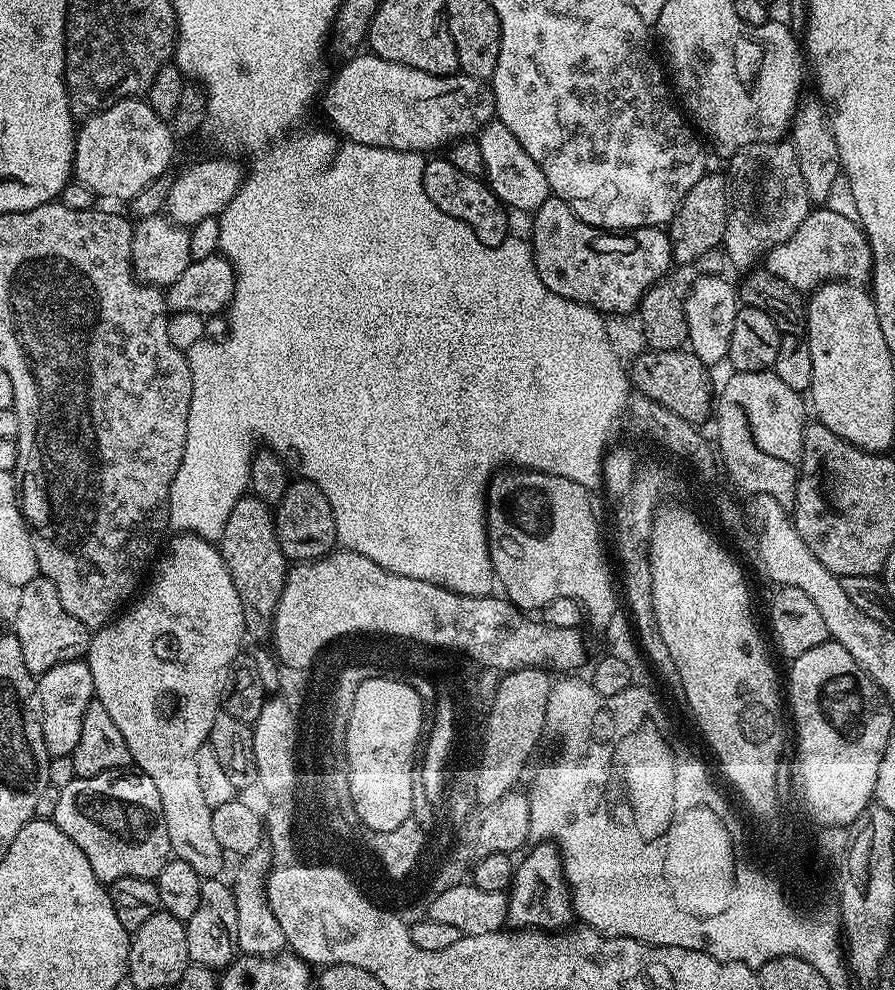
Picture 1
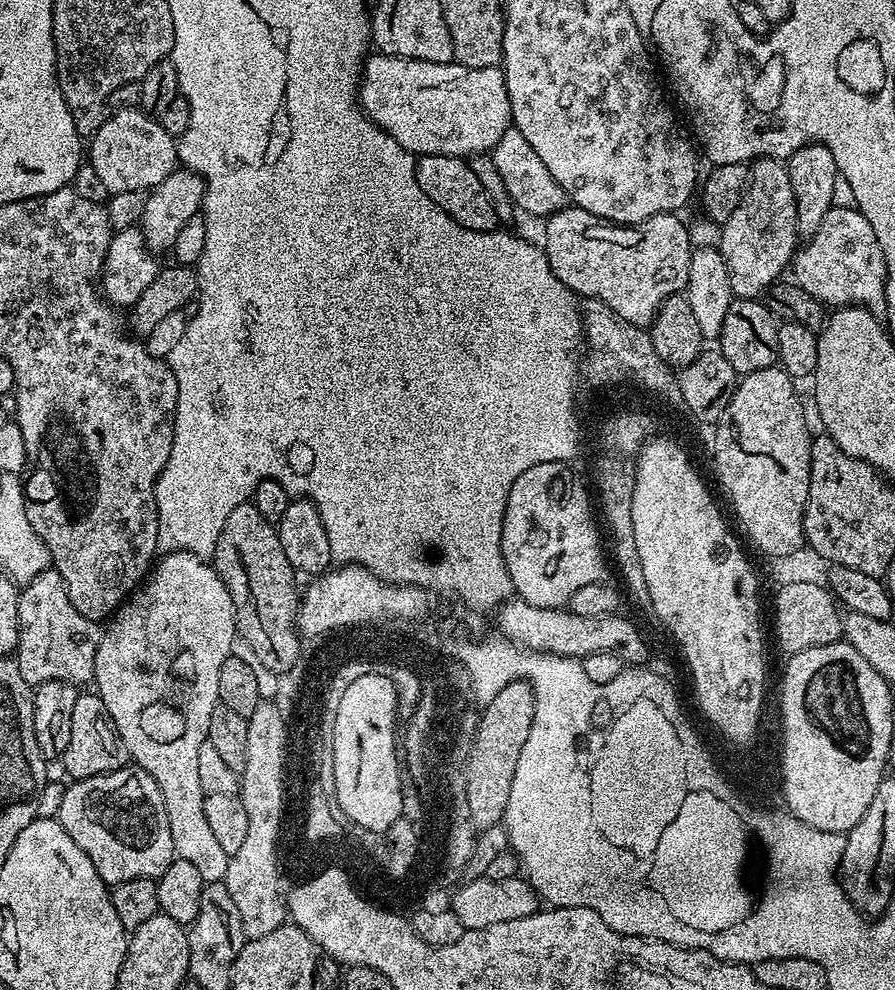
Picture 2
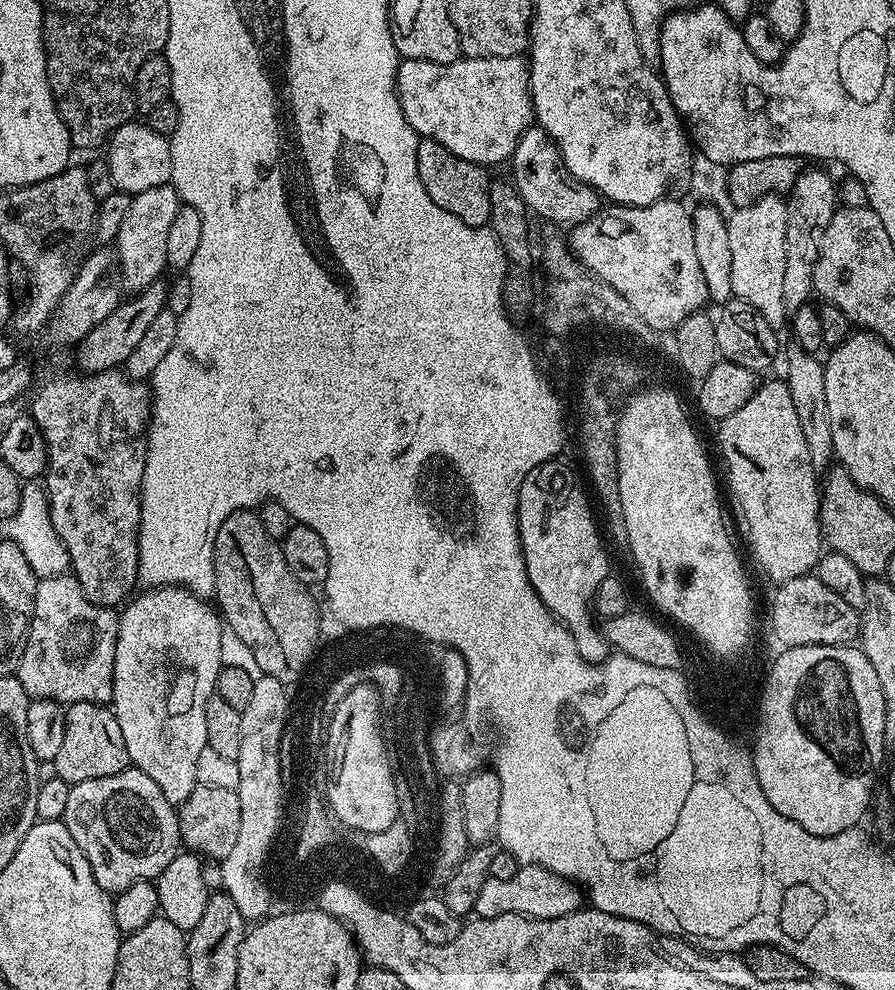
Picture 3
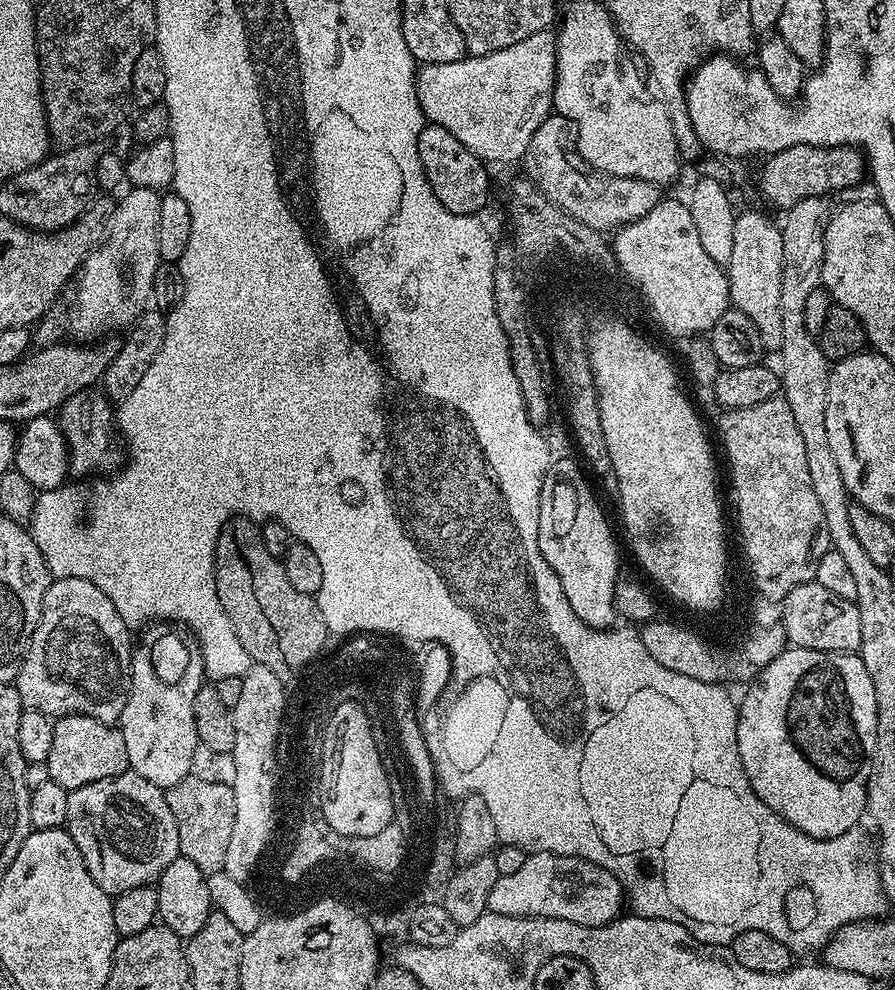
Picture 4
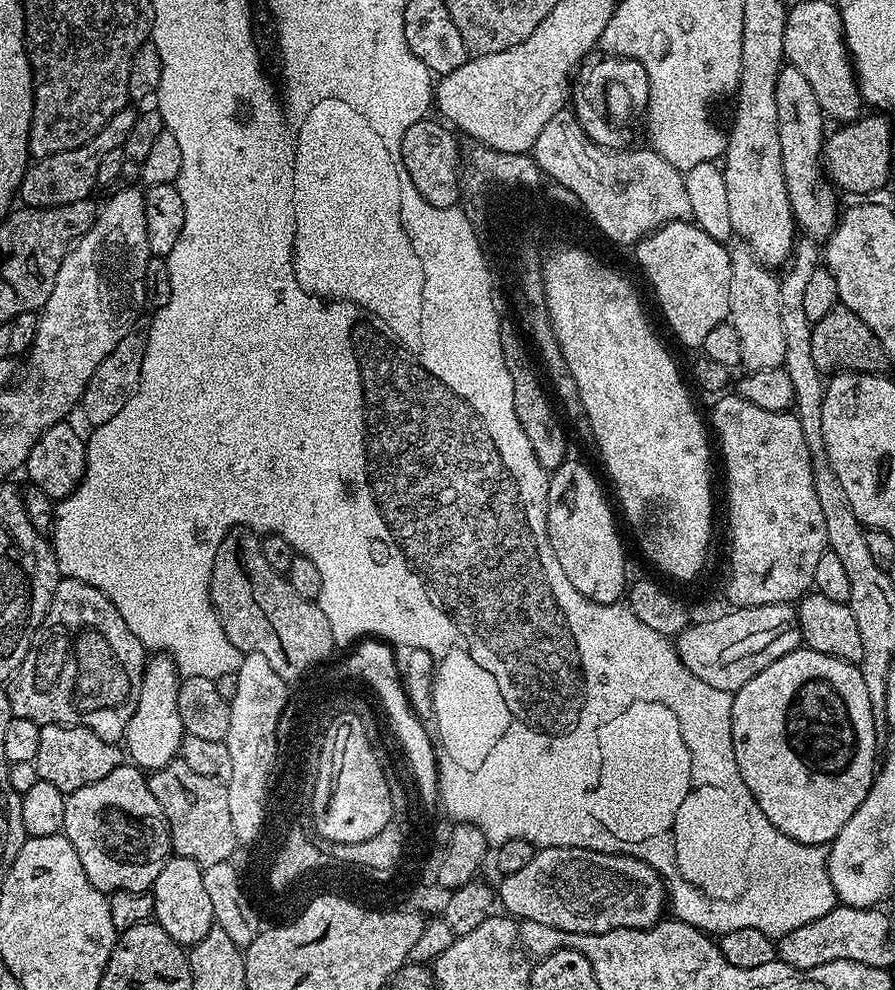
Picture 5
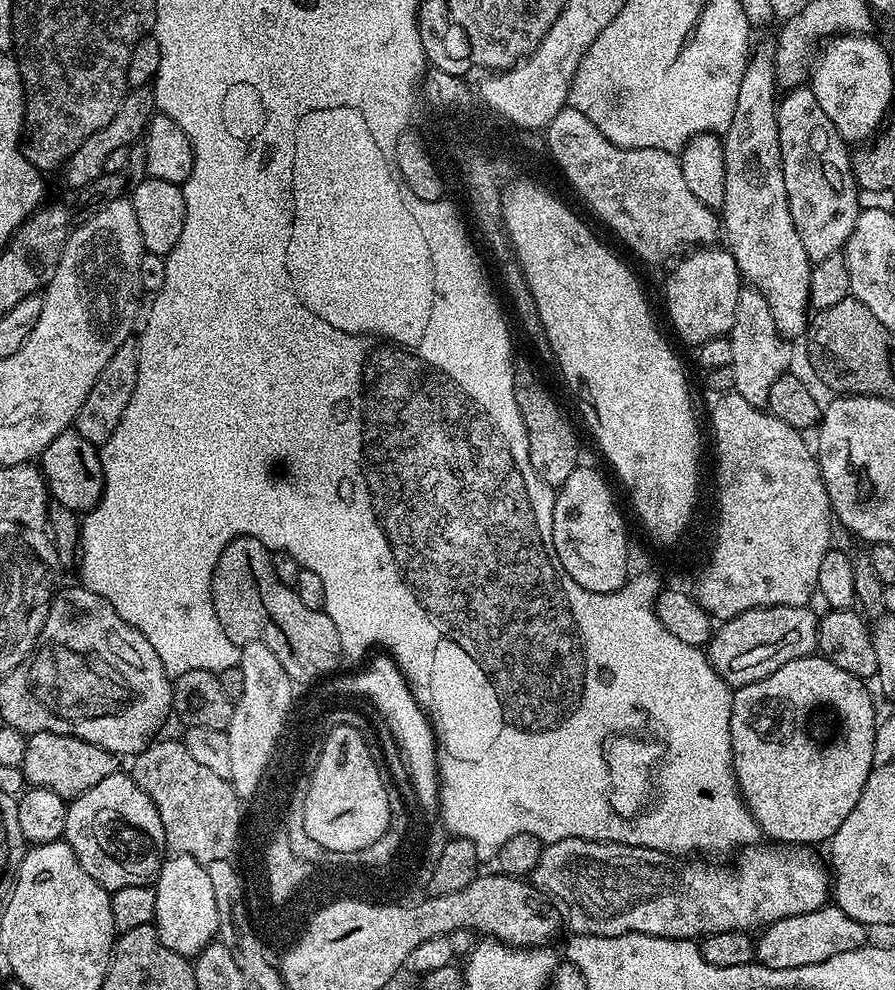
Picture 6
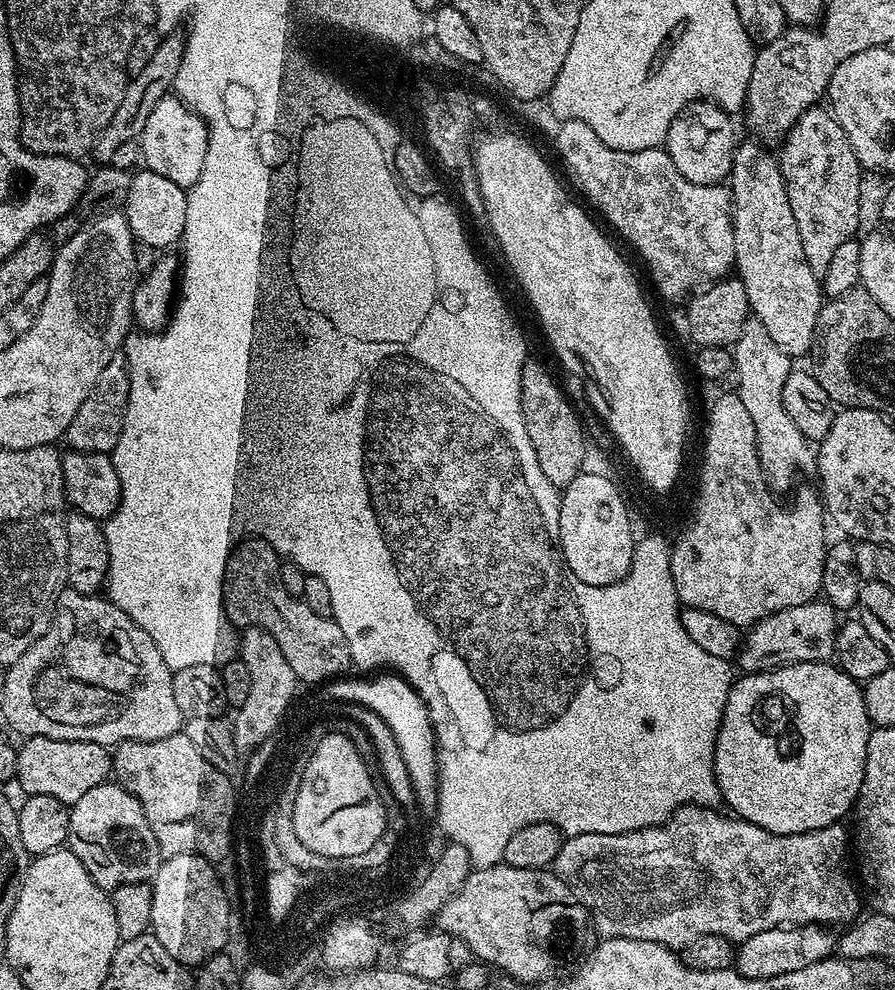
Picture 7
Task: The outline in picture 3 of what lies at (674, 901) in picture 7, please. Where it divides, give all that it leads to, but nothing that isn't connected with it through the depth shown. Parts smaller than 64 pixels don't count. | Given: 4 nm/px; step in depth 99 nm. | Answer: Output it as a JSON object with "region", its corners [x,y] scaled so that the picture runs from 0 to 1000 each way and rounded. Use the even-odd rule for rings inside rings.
{"region":[[[587,873],[578,876],[574,887],[545,886],[543,895],[539,895],[539,900],[534,903],[531,924],[535,927],[556,927],[556,923],[583,923],[597,929],[609,929],[610,927],[628,927],[638,921],[648,920],[649,916],[650,897],[642,889],[634,889],[631,885],[619,883],[604,873]]]}

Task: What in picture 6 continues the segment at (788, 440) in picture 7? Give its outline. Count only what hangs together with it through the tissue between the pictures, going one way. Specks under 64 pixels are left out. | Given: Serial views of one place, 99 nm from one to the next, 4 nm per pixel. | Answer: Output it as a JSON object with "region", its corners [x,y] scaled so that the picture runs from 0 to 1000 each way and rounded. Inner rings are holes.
{"region":[[[839,289],[828,290],[825,297],[825,317],[820,317],[820,329],[816,336],[816,369],[820,378],[820,394],[845,412],[853,413],[858,406],[860,390],[875,376],[882,375],[885,352],[879,342],[865,329],[865,317],[856,309],[856,301]]]}

